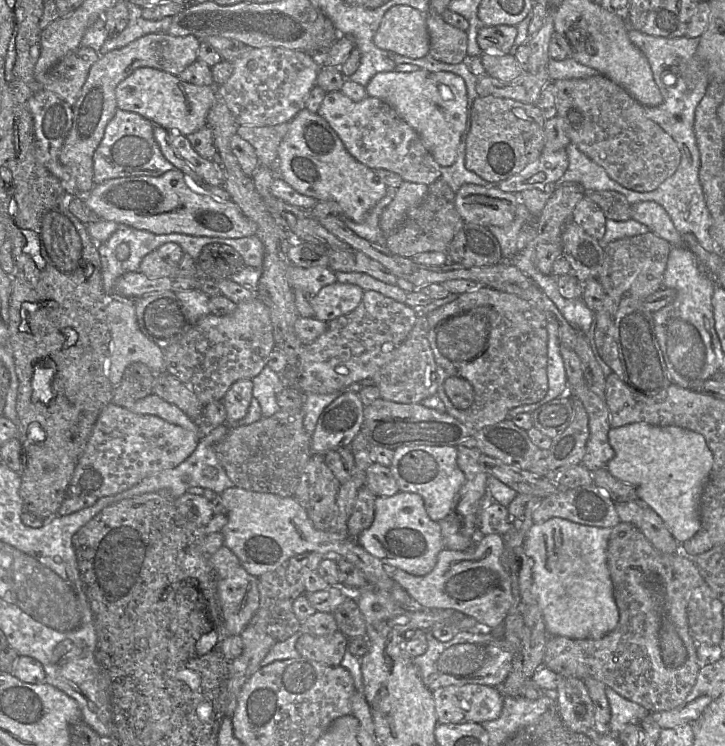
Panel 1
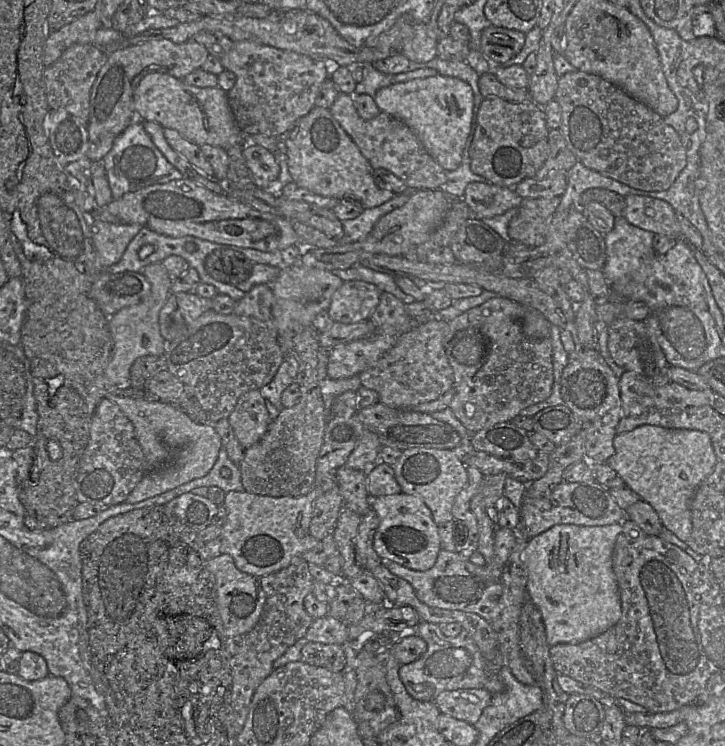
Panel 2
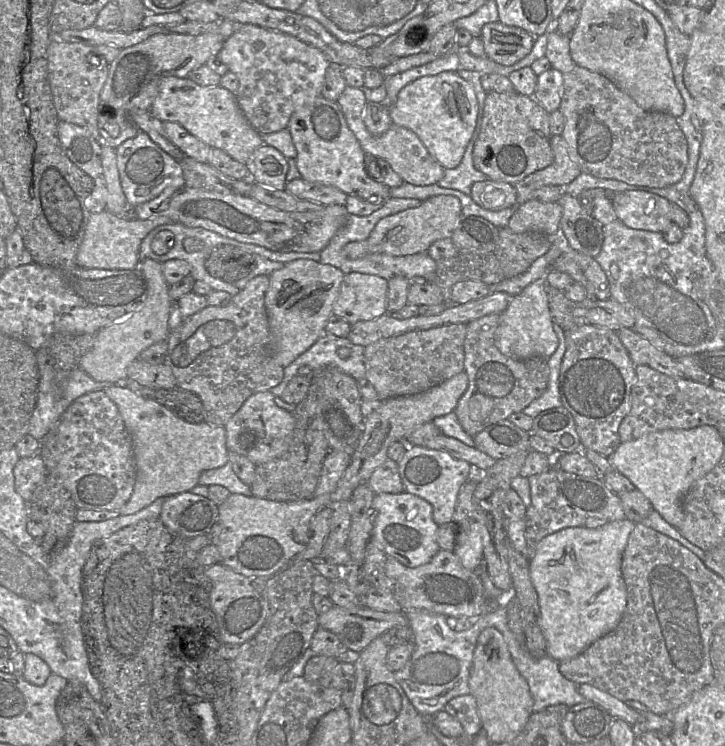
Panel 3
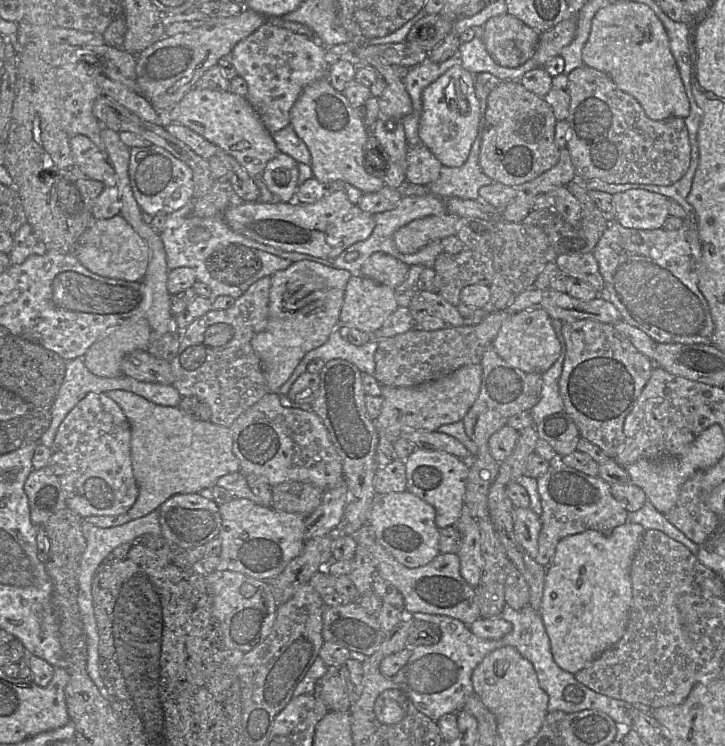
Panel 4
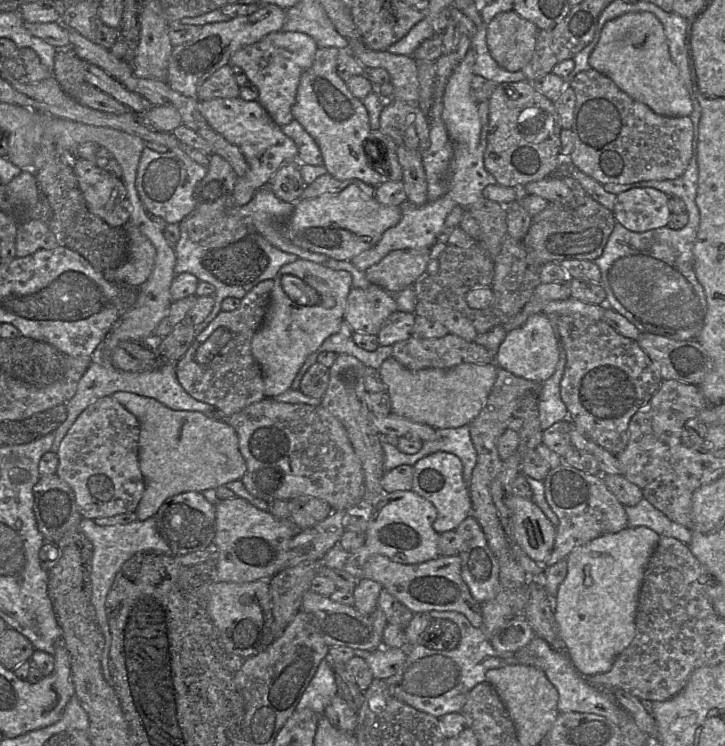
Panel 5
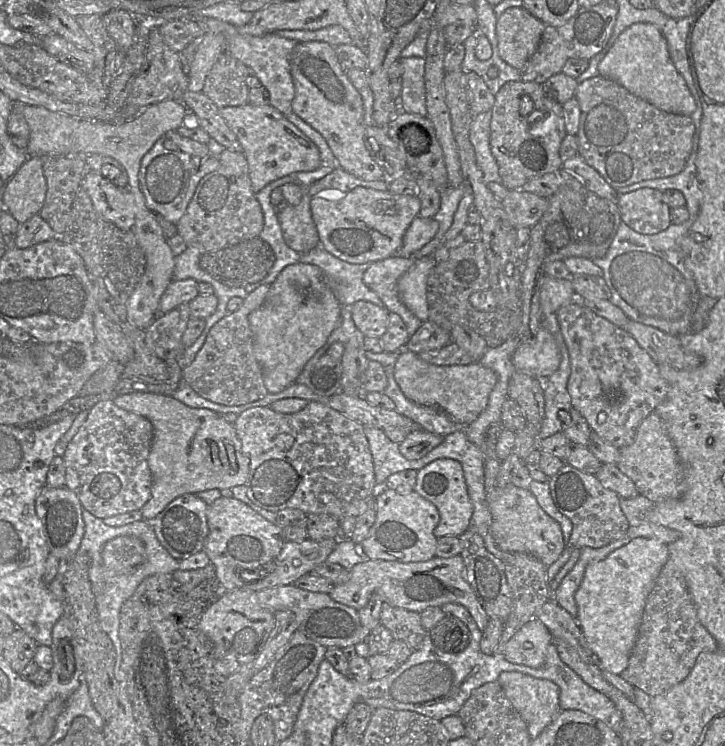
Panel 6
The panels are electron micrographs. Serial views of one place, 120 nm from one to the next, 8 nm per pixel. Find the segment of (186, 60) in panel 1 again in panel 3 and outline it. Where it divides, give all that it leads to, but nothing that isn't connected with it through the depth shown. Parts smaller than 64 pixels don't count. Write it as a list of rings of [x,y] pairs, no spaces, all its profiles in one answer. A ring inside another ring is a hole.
[[[222,20],[219,21],[219,29],[215,33],[201,35],[161,33],[122,49],[109,64],[107,78],[100,92],[99,144],[116,149],[127,139],[134,138],[140,130],[130,120],[130,112],[139,109],[149,111],[162,78],[169,76],[188,78],[192,71],[205,65],[212,56],[219,54],[226,40],[239,25],[241,24]]]

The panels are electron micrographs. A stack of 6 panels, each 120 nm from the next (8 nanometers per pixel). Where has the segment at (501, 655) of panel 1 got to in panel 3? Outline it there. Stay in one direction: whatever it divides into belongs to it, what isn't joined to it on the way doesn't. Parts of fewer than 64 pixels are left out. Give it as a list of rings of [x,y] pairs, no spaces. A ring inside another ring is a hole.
[[[493,610],[480,615],[478,621],[470,629],[459,632],[449,627],[447,616],[442,614],[433,614],[427,611],[404,612],[413,631],[414,651],[406,665],[394,672],[394,677],[416,710],[425,718],[430,719],[439,711],[444,710],[445,705],[451,699],[470,694],[469,677],[477,639],[485,628],[494,628],[493,620],[485,620],[485,618],[493,617]]]

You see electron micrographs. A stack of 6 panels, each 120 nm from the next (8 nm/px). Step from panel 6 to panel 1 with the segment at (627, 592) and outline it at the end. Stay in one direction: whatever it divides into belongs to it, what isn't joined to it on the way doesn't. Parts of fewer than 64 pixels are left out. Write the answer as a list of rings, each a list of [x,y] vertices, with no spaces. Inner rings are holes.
[[[557,517],[534,523],[529,529],[523,547],[525,554],[532,559],[532,593],[549,636],[597,640],[613,631],[618,624],[619,610],[607,566],[611,531],[612,528],[588,526]]]

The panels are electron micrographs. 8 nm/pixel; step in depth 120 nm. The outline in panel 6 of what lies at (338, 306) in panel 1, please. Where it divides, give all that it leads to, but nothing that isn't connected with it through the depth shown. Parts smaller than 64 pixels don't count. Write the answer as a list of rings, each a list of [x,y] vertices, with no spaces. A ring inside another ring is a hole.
[[[357,301],[349,307],[352,319],[365,337],[380,338],[387,329],[389,311],[368,301]]]

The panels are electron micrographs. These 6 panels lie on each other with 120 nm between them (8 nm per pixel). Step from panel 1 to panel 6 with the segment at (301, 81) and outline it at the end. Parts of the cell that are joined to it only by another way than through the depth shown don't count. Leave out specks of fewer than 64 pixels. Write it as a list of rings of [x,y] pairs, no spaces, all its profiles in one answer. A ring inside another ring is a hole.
[[[195,17],[193,19],[199,24],[204,33],[222,34],[226,37],[226,52],[255,72],[261,85],[269,92],[269,105],[283,115],[293,112],[292,102],[295,97],[295,87],[291,76],[290,57],[297,44],[296,41],[280,37],[275,33],[263,36],[240,34],[237,31],[237,27],[239,26],[234,26],[215,18]]]

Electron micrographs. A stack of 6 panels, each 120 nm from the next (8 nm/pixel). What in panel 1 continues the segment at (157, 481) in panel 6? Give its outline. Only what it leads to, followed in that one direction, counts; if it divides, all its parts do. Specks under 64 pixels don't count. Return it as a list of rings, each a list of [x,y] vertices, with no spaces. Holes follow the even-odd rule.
[[[154,393],[137,400],[131,406],[124,407],[136,414],[158,416],[169,423],[181,426],[199,435],[201,434],[201,427],[199,427],[186,413],[176,405],[162,399]]]

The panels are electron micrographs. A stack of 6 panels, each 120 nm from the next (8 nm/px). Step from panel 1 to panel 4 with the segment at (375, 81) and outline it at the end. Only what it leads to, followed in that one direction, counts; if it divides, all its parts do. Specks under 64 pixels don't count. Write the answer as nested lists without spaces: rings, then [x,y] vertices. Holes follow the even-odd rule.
[[[456,65],[427,86],[422,93],[419,138],[443,166],[460,167],[478,135],[480,105],[475,93],[475,75]]]

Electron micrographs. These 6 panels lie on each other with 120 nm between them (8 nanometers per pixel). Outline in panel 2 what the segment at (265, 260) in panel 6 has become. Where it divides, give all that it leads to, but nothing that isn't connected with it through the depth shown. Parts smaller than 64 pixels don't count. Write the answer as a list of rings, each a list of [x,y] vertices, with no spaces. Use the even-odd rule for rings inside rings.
[[[215,249],[205,259],[205,270],[215,280],[236,285],[251,274],[253,262],[232,249]]]

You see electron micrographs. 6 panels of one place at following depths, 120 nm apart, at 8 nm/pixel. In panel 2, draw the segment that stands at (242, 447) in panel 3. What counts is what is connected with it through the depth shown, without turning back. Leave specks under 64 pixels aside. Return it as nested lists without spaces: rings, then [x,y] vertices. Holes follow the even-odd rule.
[[[253,389],[242,394],[230,413],[228,421],[243,449],[257,443],[272,422],[266,408],[266,400],[260,390]]]

